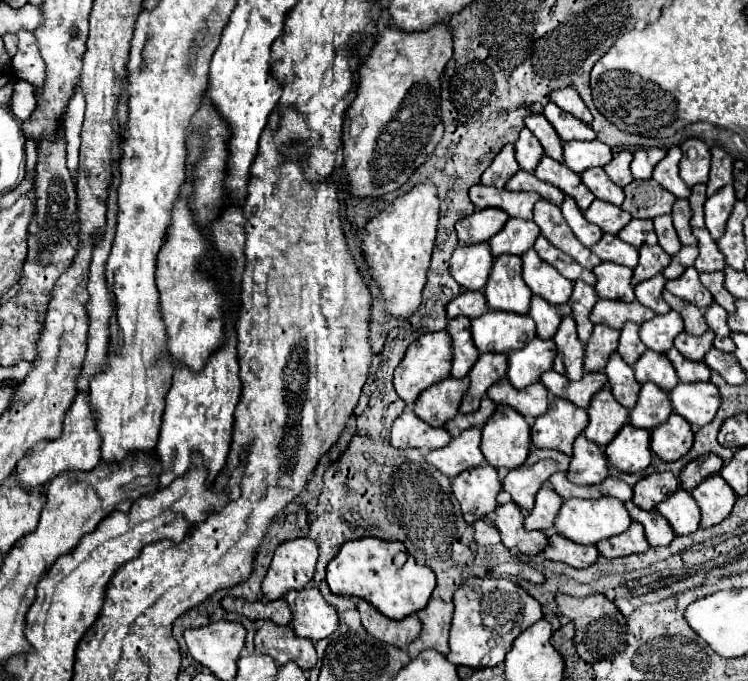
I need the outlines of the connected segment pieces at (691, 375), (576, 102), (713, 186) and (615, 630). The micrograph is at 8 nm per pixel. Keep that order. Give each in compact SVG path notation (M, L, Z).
M670 349L666 353L666 357L672 361L678 379L682 383L694 383L694 381L708 381L710 379L710 369L706 363L702 361L690 361L684 355L678 353L678 349Z
M574 87L552 91L550 97L552 97L552 103L556 103L560 109L572 113L576 119L580 119L584 123L592 121L592 113L588 111L588 107L584 105L584 101L580 99L580 95L578 95L578 91Z
M712 147L712 165L710 165L710 181L708 195L714 195L724 185L732 183L732 155L722 147Z
M558 593L556 595L556 605L558 605L560 615L568 617L576 625L574 645L576 645L578 655L586 663L596 663L596 661L592 661L592 651L624 651L626 641L628 641L628 623L626 623L626 617L604 595L596 593L596 595L580 599L580 597Z

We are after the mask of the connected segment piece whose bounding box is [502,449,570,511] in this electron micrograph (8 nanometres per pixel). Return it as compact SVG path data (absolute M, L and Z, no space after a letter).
M534 449L526 463L512 469L504 481L502 487L508 491L518 503L518 507L530 511L534 507L534 497L538 489L548 481L548 477L556 471L566 471L570 465L570 457L554 451L554 449Z

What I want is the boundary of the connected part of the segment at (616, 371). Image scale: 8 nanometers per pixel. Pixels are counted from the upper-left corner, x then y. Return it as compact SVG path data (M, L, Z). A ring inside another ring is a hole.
M612 353L612 357L610 357L604 371L606 371L608 379L610 379L610 389L612 389L614 397L616 397L616 401L620 405L624 405L626 409L632 409L636 405L638 391L640 391L640 385L634 379L632 367L628 367L618 353Z

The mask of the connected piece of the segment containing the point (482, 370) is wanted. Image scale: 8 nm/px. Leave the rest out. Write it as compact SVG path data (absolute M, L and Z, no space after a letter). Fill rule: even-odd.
M482 353L476 365L470 369L470 389L460 405L460 413L474 413L480 407L488 387L506 375L508 361L502 353Z

